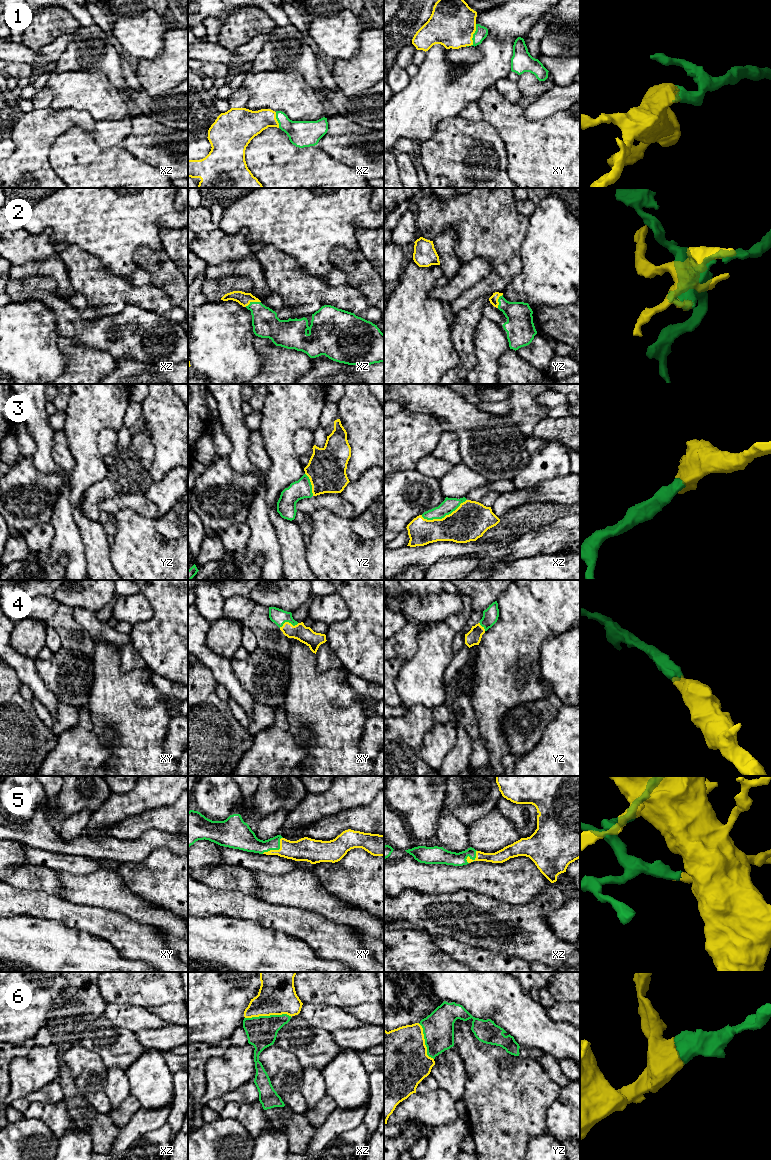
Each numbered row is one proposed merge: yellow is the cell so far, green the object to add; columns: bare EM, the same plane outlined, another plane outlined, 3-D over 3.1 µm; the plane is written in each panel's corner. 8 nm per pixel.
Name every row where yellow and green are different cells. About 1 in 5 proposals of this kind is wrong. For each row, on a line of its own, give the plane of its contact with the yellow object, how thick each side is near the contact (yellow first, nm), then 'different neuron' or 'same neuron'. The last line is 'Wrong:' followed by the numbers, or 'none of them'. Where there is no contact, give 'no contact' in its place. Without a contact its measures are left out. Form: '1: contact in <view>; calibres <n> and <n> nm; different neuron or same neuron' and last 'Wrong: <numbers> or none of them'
1: contact in xy; calibres 380 and 100 nm; same neuron
2: contact in xz; calibres 110 and 220 nm; same neuron
3: contact in xz; calibres 300 and 120 nm; same neuron
4: contact in xy; calibres 140 and 120 nm; same neuron
5: contact in xy; calibres 190 and 160 nm; same neuron
6: contact in xz; calibres 300 and 240 nm; same neuron
Wrong: none of them

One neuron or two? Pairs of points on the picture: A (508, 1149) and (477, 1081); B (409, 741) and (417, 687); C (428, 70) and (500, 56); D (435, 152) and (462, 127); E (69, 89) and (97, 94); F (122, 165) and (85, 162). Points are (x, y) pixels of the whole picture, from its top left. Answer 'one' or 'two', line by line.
A: one
B: two
C: one
D: one
E: one
F: one

